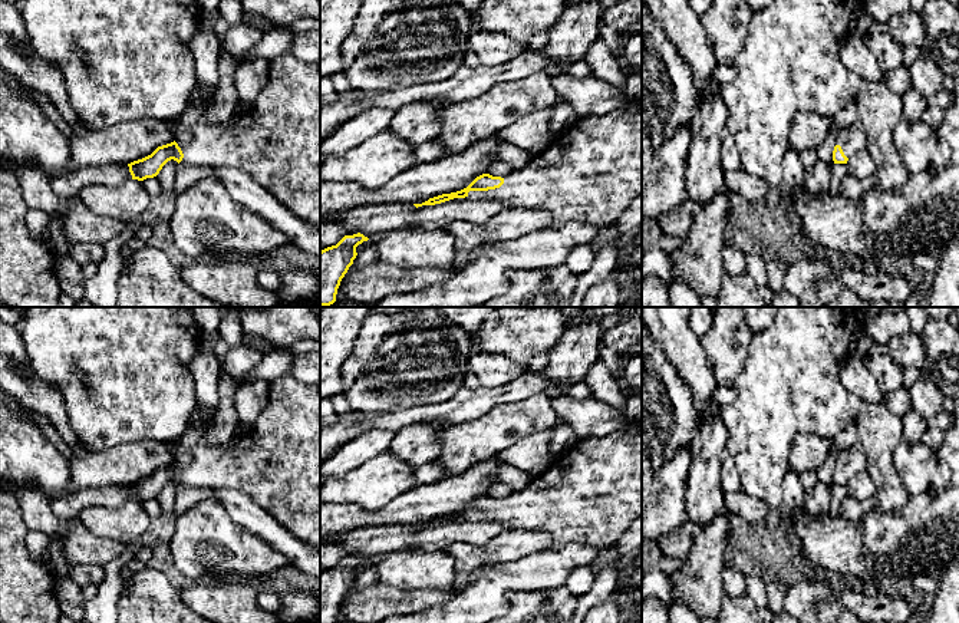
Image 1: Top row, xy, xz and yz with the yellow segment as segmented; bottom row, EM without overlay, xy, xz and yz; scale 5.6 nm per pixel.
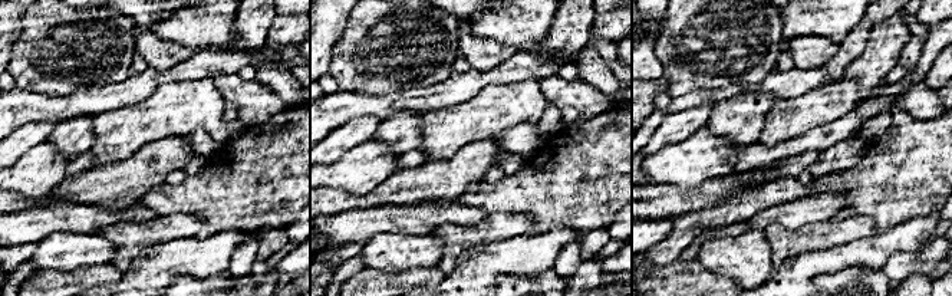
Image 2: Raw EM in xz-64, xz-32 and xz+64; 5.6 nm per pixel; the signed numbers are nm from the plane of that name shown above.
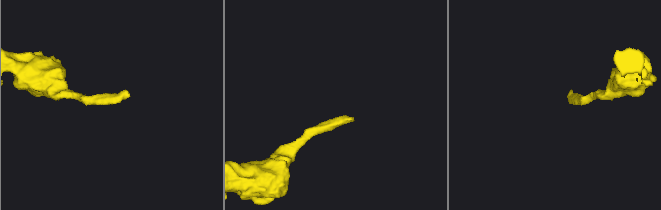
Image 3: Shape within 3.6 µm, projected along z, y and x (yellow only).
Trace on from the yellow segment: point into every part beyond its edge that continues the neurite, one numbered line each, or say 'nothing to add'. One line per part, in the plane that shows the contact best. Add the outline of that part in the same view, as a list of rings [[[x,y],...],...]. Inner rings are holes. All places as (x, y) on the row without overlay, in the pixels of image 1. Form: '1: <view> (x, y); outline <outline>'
1: xz (592, 493); outline [[[642,422],[602,438],[581,438],[528,485],[513,491],[500,510],[469,512],[472,521],[497,521],[510,530],[530,530],[551,537],[553,550],[573,543],[599,547],[617,544],[642,517]]]

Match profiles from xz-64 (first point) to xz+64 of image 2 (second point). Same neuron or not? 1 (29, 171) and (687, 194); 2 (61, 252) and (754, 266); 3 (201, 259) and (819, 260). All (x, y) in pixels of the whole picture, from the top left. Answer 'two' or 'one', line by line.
1: two
2: one
3: one

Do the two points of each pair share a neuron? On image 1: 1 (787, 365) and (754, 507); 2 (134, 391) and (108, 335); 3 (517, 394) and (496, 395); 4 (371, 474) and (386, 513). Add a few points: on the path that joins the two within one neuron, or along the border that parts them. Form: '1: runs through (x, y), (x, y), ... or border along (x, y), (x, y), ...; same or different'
1: border along (737, 468), (741, 487), (768, 508); different
2: runs through (128, 376), (124, 371), (119, 349); same
3: runs through (511, 394), (501, 395); same
4: border along (412, 487), (375, 510), (349, 506); different

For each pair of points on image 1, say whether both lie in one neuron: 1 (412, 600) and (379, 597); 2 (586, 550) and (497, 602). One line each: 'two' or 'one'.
1: one
2: one

